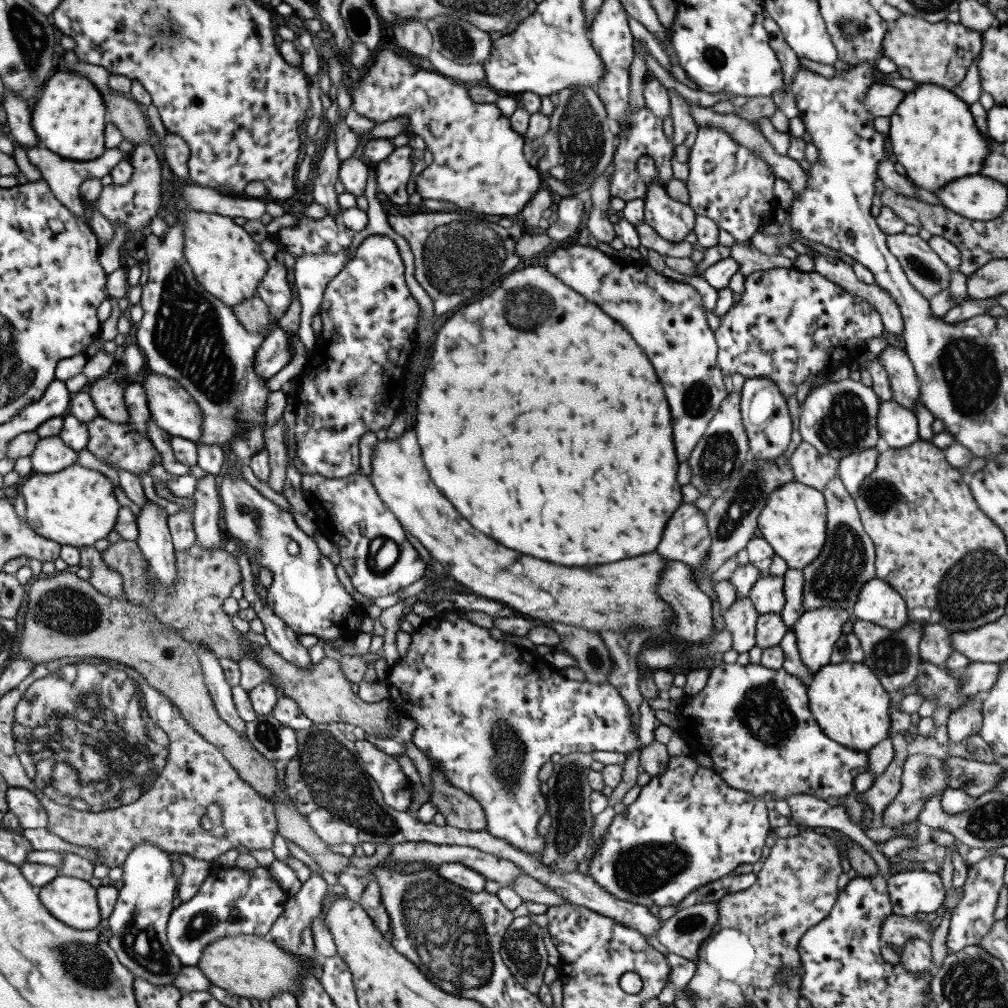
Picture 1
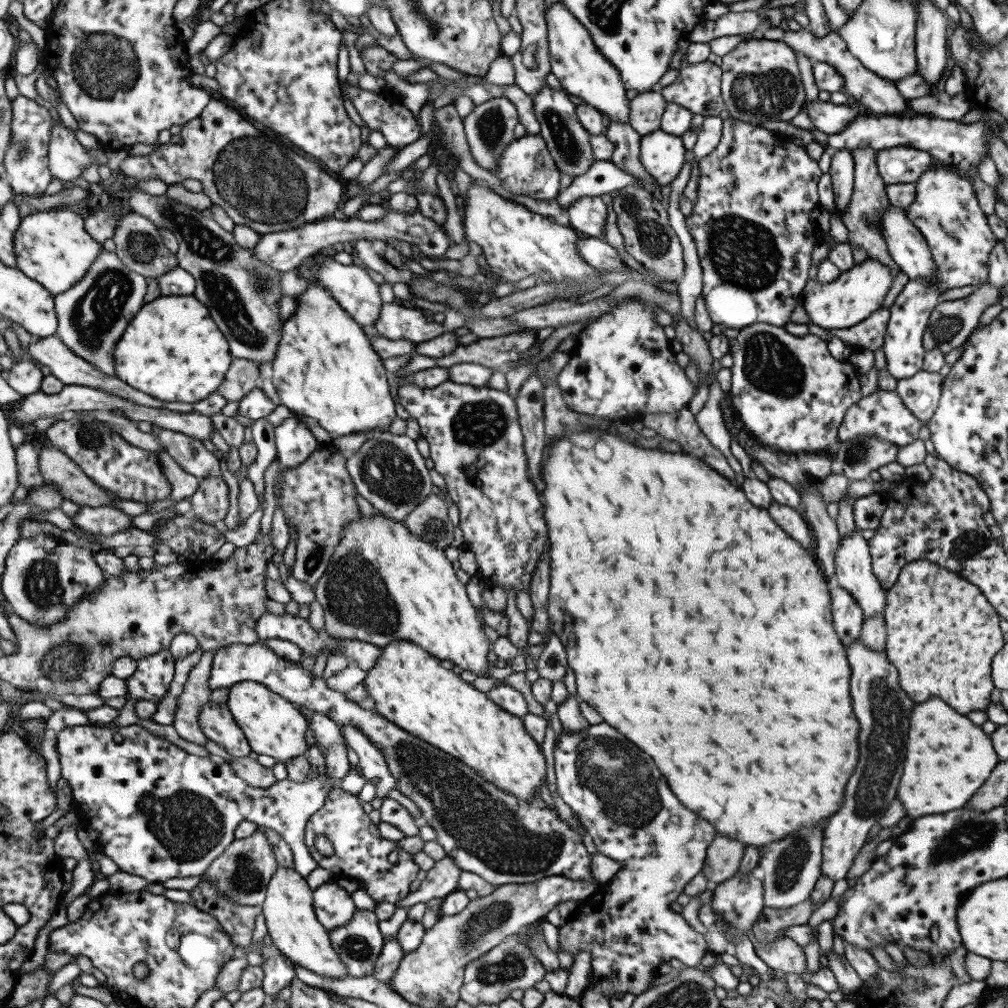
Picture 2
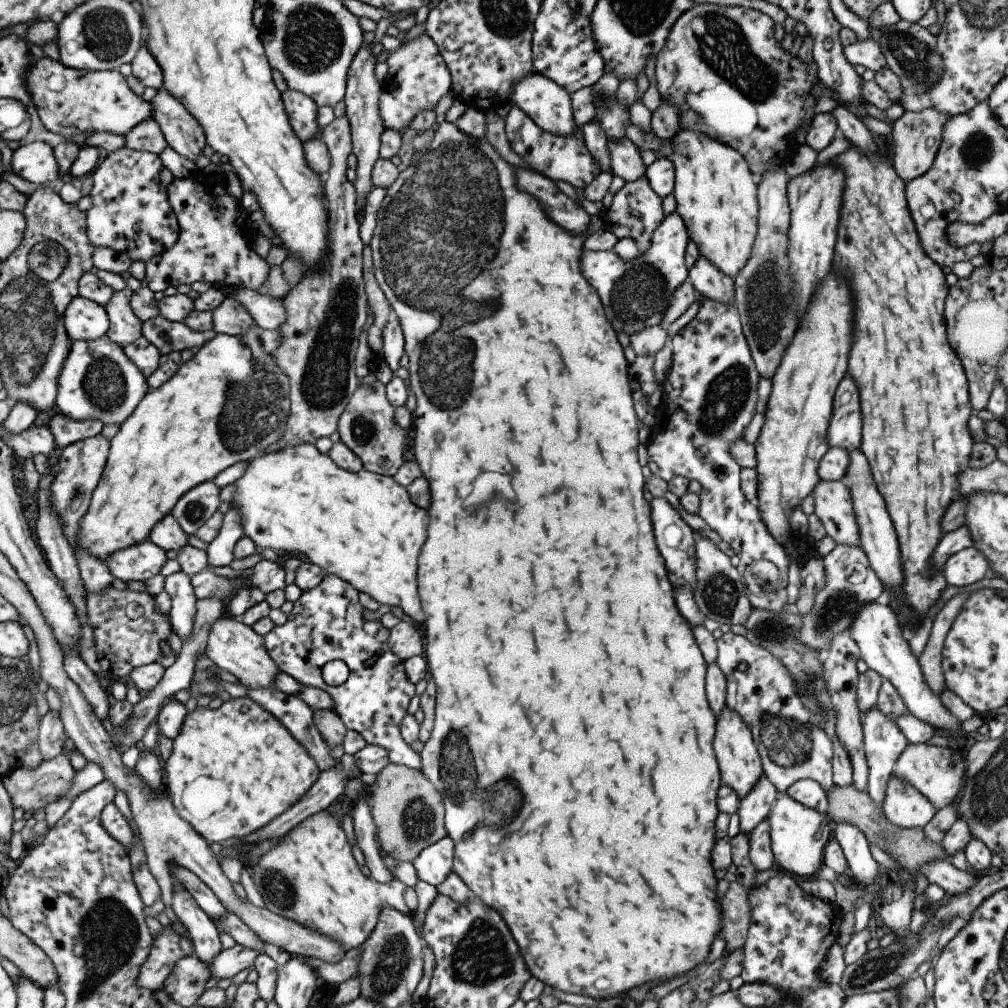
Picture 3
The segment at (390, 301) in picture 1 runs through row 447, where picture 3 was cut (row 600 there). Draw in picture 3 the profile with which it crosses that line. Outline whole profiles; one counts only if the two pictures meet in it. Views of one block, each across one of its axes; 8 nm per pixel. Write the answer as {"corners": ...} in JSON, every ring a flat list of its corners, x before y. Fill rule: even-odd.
{"corners":[[326,575,320,586,306,590,296,602,293,602,292,611,282,626,274,625,274,628,263,636,266,650,270,658,276,662,278,670,292,676,299,684,328,692,334,702,333,711,342,718,347,729,361,734,368,745,384,748,392,763,420,770,419,753,414,752,401,735,401,722,407,714,408,704,414,696,416,686,406,676,404,661,388,646,390,630,384,628,379,620,363,621,363,606,360,604,359,594,359,590,349,582,334,575],[330,660,342,660,349,668,348,679,342,685,330,686,322,679,322,666]]}

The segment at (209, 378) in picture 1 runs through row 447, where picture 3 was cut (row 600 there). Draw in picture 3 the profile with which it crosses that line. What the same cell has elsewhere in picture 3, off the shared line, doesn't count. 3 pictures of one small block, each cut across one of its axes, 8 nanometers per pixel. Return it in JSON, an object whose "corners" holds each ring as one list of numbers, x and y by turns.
{"corners":[[264,559,252,567,252,574,248,580,240,575,236,580,228,580,228,578,216,575,206,569,191,576,190,582,197,600,210,598,210,596,220,596,227,602,227,596,230,596,232,592,238,594,238,590,242,590,242,587,248,585,262,590,265,595,275,590,285,590,287,585,284,577,285,568,280,563]]}

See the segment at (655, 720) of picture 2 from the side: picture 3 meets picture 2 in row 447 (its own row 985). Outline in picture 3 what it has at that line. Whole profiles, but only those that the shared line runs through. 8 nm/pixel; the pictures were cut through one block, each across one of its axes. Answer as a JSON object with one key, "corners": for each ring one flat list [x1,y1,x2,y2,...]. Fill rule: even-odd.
{"corners":[[444,121,436,125,434,140,426,143,420,150,414,151,410,164,401,167,398,178,396,178,392,186,387,188,386,197,382,200,380,210,378,210,377,224,369,247,373,257,374,276,391,308,397,314,403,330,405,353,409,356,410,376,408,382,410,382,410,388,412,388,412,392,414,392,417,400,416,409,412,413,413,427,416,432,415,457,418,464,420,464,422,476,430,484,430,496,432,496,432,504,430,504,430,508,427,510,428,532,426,542,424,542,422,552,420,552,418,557,417,580,420,604,426,618,426,622,424,622,424,628,426,628,426,649,424,649,423,655,428,665,429,675,432,676,434,684,436,684,436,704,432,734,424,743,424,747,419,753,420,770,444,798,444,824,447,836,452,838,455,846,453,872,462,878,464,884,470,888,476,897,480,898,484,905,492,908,492,910,496,910,504,918,504,922,508,924,508,928,510,928,510,932,514,936,522,958,525,960,527,969,532,976,543,982,548,989,554,987,570,994,588,996,600,1002,605,999,611,1000,618,996,624,997,630,990,647,983,660,985,663,982,683,976,691,970,696,970,696,967,700,964,702,965,708,954,710,954,715,937,721,936,722,906,717,897,718,880,714,874,714,866,712,866,712,849,716,846,716,819,719,813,718,791,723,782,713,749,717,717,712,712,712,708,710,708,705,690,707,662,702,656,700,647,694,638,692,627,678,612,678,608,674,604,674,590,672,590,670,580,666,580,668,572,664,568,664,558,660,556,660,552,656,548,654,526,652,526,652,520,650,520,650,503,644,498,644,476,642,475,642,467,638,462,636,453,636,448,640,444,639,427,641,422,638,420,636,411,632,408,632,388,630,388,630,380,628,380,628,362,624,358,624,350,622,350,618,338,616,338,616,332,614,332,612,324,606,318,598,292,580,272,582,244,584,244,584,238,574,238,570,231,558,226,552,220,548,220,548,215,542,210,540,202,534,196,530,196,526,192,520,192,516,188,514,167,508,164,496,152,494,146,488,142,486,137,472,138,472,136,466,136,464,132,456,128,455,123],[464,306,466,306,466,310,464,310],[462,310,466,312,464,316,462,316],[440,312,460,312,460,314,452,316,452,318,440,318],[472,320,476,320,476,322,472,322],[436,406,440,406,440,408,436,408],[500,450,504,450,504,454,506,454,506,468,510,468,510,470,506,470,504,466,502,466,502,470,512,476,512,488,516,492,516,504,512,506,512,502,508,502,508,500,504,500,504,496,500,496,502,498,500,502,494,502,494,504,488,502,480,510,480,516,478,516,476,510,466,510,464,508,464,498,470,494,472,482,482,472,488,472,488,470,496,472,498,470,496,466,498,466],[508,462,510,462,510,466,508,466],[512,682,514,682,514,688,512,688],[494,798,520,798,520,802,518,800,506,800,506,806,495,808],[510,808,513,808,513,816,510,816,508,819,508,815,505,812,510,810],[504,862,506,862,506,866,504,866],[504,870,506,870,506,874,504,874]]}

